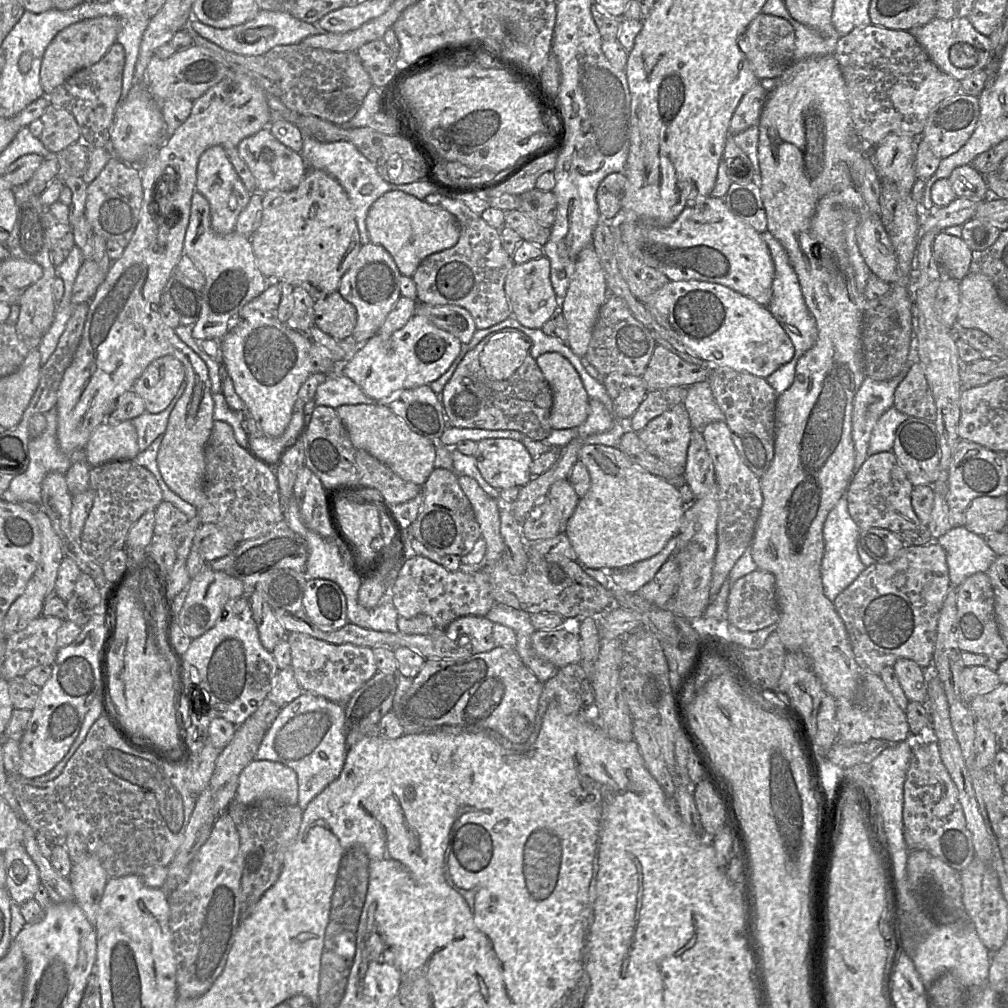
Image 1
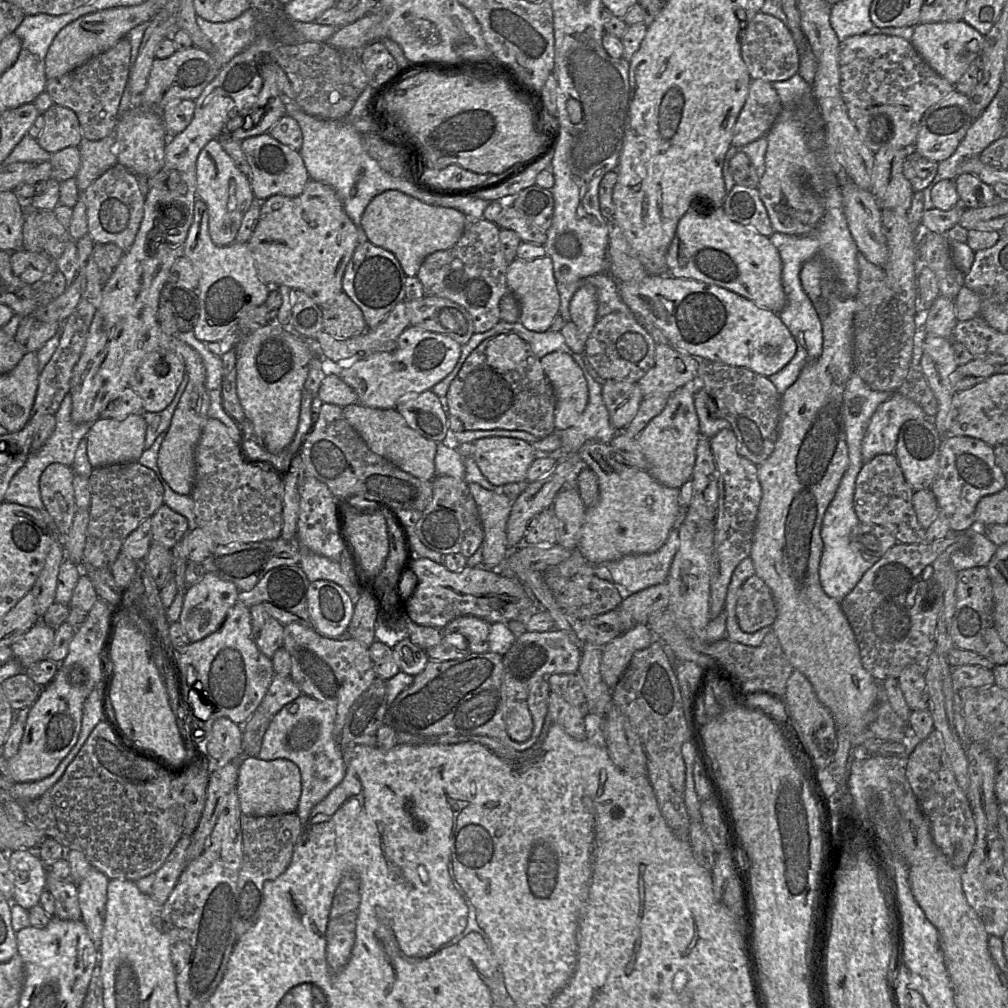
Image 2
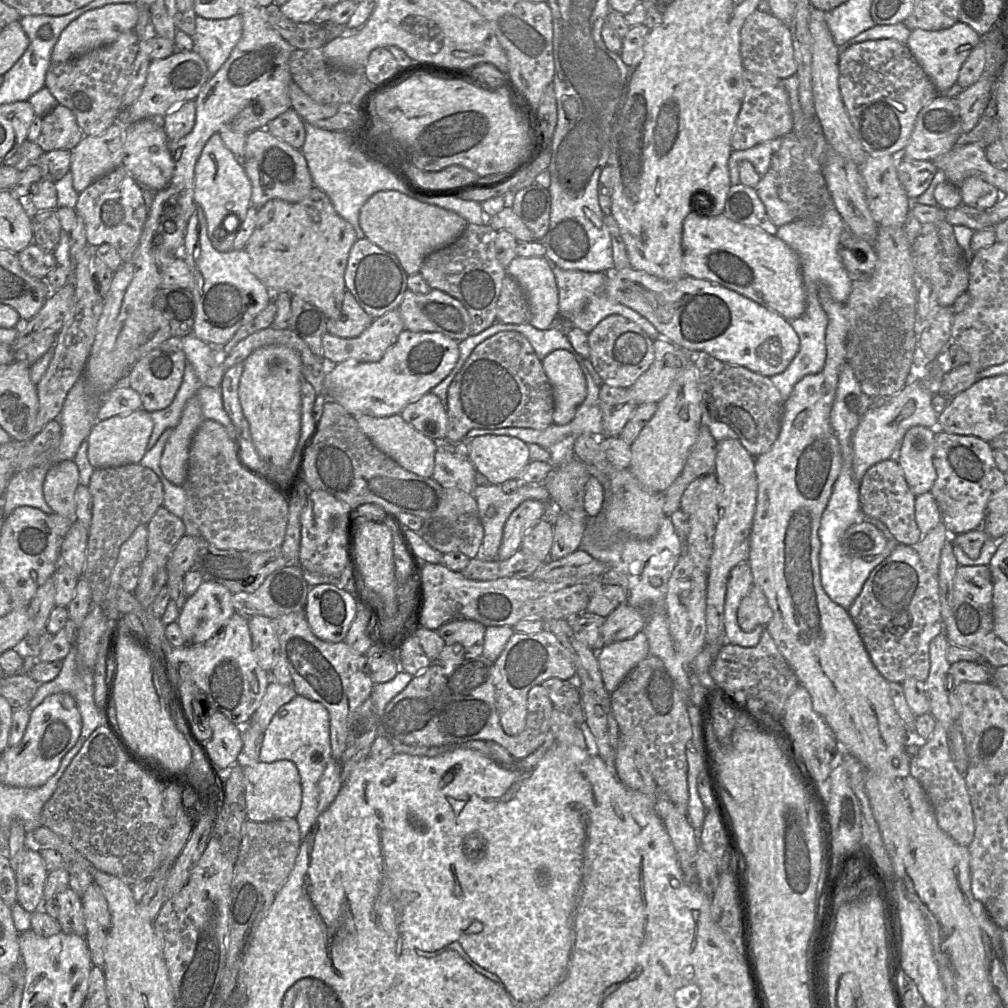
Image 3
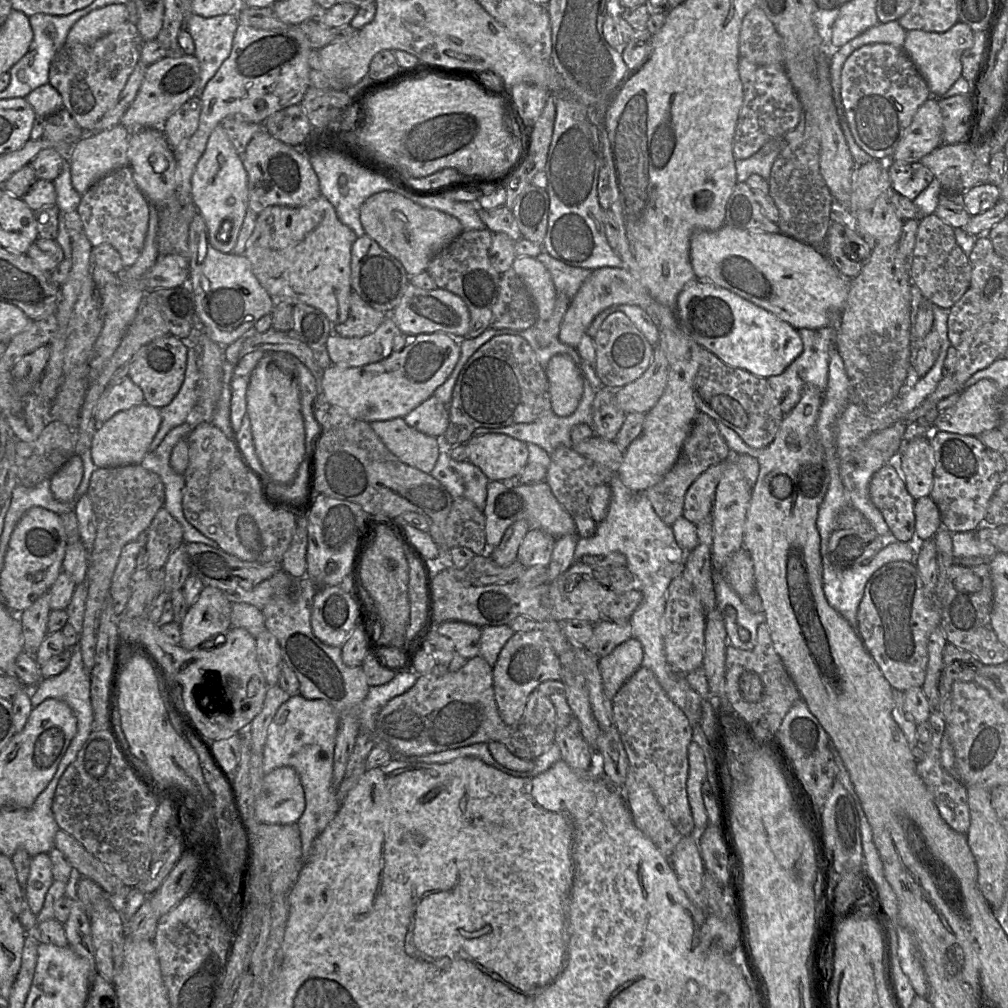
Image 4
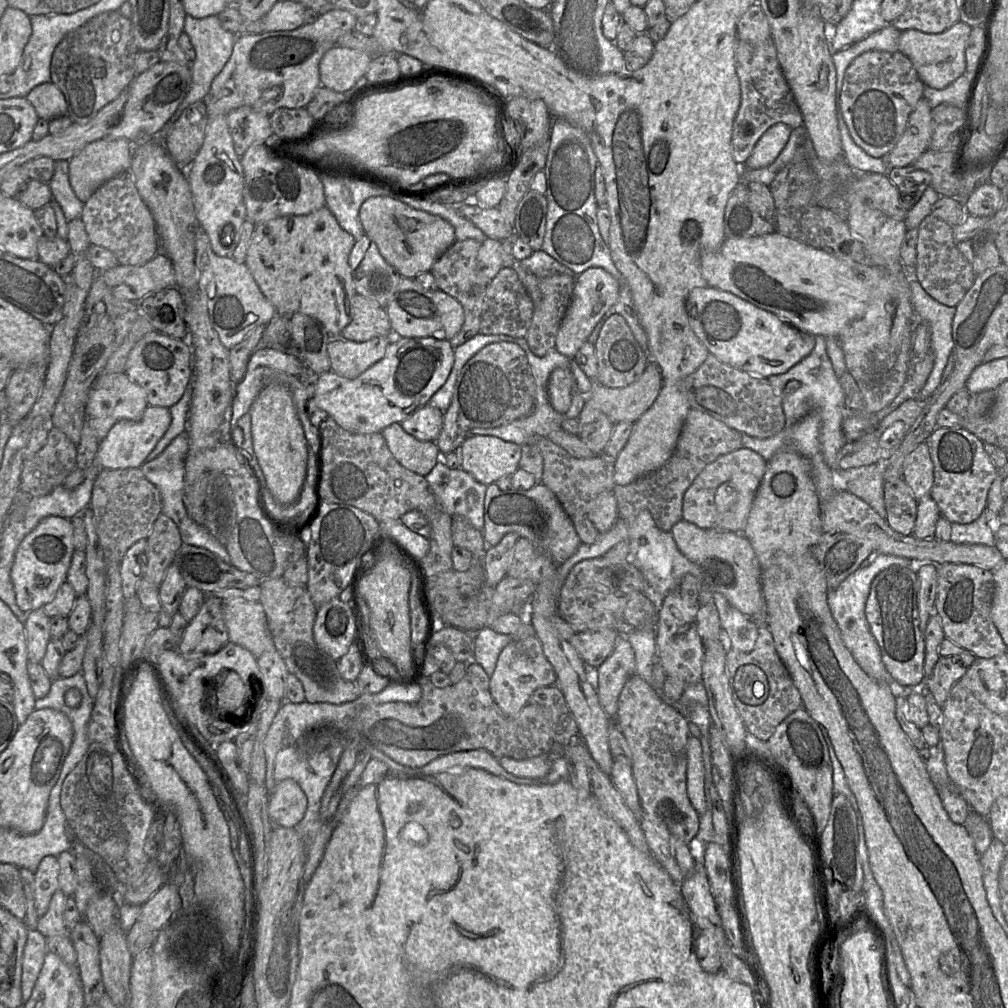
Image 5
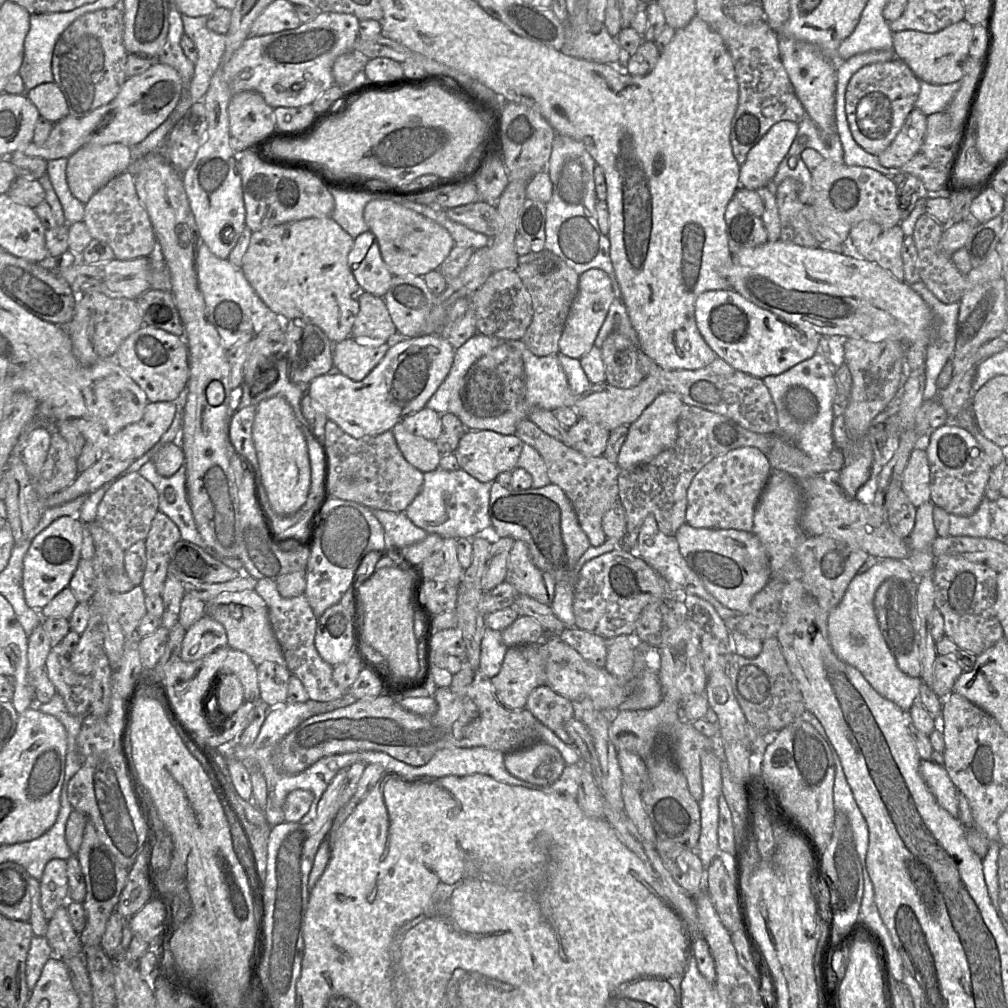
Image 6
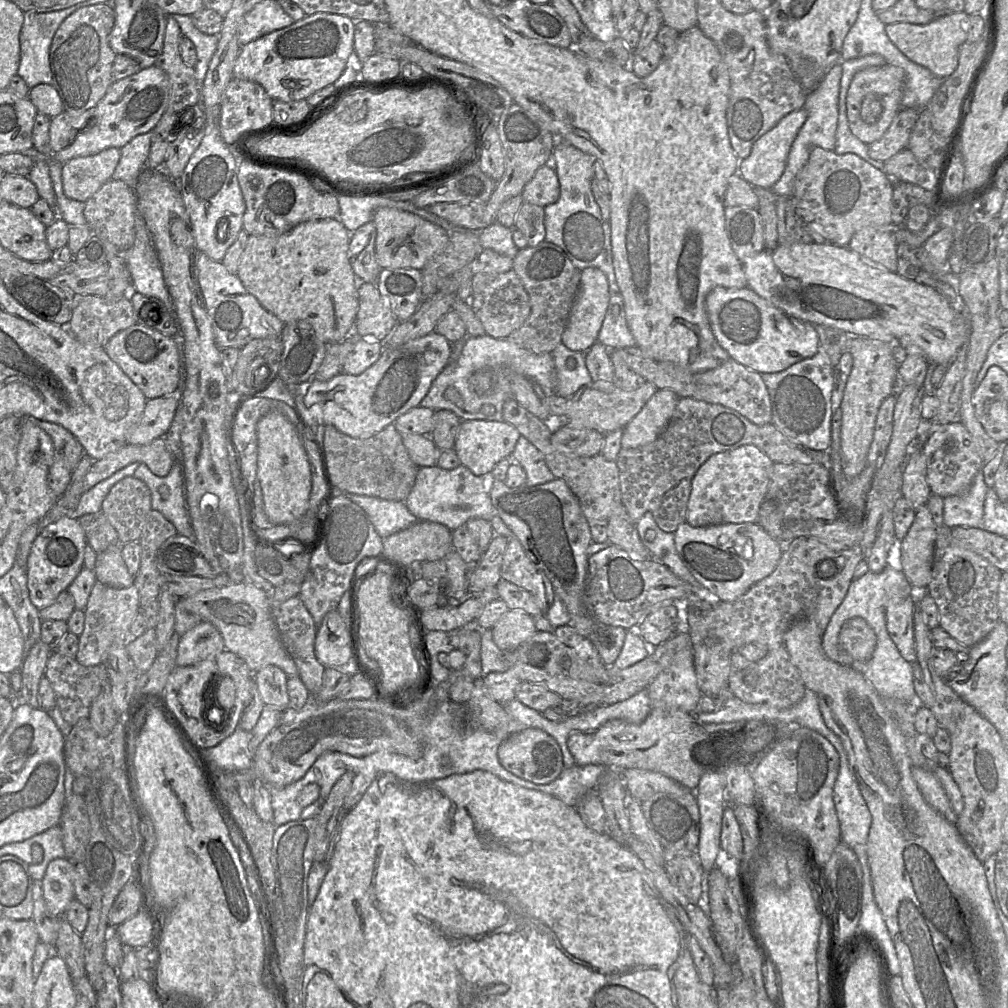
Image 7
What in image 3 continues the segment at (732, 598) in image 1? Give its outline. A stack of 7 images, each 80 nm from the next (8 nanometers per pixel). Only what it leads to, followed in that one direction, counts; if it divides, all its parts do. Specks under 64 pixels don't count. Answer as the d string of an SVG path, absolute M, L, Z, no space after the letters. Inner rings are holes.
M753 585L742 599L737 610L737 622L744 632L751 632L757 626L766 627L773 617L762 590Z

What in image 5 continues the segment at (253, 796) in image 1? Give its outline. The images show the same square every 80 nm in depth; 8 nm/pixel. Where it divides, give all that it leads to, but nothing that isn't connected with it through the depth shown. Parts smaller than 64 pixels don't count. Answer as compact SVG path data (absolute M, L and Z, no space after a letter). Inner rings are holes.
M292 779L276 784L268 801L268 815L275 826L295 828L303 819L308 806L307 796Z

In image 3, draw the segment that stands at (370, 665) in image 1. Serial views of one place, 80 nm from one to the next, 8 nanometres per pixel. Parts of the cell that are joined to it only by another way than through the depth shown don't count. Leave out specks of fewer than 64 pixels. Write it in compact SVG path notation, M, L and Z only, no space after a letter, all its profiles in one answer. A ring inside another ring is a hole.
M304 611L292 612L273 619L280 643L280 655L287 664L293 681L293 688L300 696L321 703L329 712L330 745L332 756L340 761L347 743L348 730L356 710L370 697L373 681L369 675L366 655L353 651L344 641L332 643L319 639L312 632Z

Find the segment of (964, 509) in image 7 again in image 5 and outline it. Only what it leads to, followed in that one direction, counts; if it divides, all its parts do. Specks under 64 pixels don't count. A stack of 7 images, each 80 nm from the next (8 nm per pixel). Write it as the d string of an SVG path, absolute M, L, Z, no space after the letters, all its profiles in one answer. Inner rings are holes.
M986 508L975 521L969 524L951 524L951 539L956 544L981 544L994 546L994 526L996 517Z

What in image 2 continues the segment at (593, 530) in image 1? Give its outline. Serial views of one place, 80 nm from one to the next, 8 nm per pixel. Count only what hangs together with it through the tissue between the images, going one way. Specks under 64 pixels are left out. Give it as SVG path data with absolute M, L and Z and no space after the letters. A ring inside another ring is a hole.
M585 442L577 455L582 465L597 476L599 500L593 507L586 508L575 550L593 565L615 561L628 554L657 551L665 543L670 531L682 520L679 490L659 483L648 471L617 461L609 444Z

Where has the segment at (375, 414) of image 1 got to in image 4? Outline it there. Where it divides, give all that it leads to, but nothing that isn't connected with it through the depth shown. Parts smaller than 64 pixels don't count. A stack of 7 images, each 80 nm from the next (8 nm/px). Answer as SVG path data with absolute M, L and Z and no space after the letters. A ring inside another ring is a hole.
M403 418L374 421L371 428L387 449L402 463L430 473L441 452L435 437L408 426Z

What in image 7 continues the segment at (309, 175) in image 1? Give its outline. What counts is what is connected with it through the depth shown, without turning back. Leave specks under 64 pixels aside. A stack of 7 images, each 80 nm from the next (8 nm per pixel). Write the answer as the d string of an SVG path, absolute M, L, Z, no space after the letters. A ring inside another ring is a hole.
M338 218L305 221L277 236L249 235L236 275L245 289L284 324L306 321L322 342L338 343L353 334L359 308L359 280L349 258L350 237Z

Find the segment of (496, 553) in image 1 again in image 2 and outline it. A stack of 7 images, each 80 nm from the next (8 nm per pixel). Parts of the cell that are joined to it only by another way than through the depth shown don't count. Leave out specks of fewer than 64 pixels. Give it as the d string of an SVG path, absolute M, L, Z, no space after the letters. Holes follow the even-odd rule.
M468 483L468 488L477 504L484 532L481 567L492 571L511 552L507 544L506 524L515 500L475 483Z

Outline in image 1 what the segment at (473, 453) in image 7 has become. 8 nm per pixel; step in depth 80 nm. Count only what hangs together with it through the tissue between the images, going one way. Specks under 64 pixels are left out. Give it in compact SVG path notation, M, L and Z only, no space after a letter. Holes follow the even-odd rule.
M483 439L477 442L474 458L484 480L497 490L512 487L522 488L532 479L530 467L533 458L520 441L512 439Z

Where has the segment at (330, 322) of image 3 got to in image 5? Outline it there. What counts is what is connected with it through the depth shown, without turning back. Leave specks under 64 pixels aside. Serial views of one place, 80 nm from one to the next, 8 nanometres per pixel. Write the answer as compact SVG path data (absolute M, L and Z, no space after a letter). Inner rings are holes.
M360 294L352 299L351 321L342 330L342 339L364 342L375 337L389 336L392 333L391 324L386 309L376 301Z

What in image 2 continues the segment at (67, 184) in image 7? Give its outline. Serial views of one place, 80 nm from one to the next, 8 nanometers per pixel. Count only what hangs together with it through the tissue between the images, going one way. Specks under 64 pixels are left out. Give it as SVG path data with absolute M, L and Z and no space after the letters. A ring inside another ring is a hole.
M114 134L98 141L82 139L78 146L81 163L75 176L77 187L81 192L118 163L115 142Z

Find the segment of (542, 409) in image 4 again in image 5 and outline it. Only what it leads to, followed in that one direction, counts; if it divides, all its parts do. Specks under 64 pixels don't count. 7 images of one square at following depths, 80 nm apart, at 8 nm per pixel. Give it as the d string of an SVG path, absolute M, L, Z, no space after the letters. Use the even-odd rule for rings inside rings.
M514 342L486 345L461 369L452 401L443 414L443 426L436 439L442 455L458 451L474 428L495 428L529 415L535 408L537 385L527 356Z

